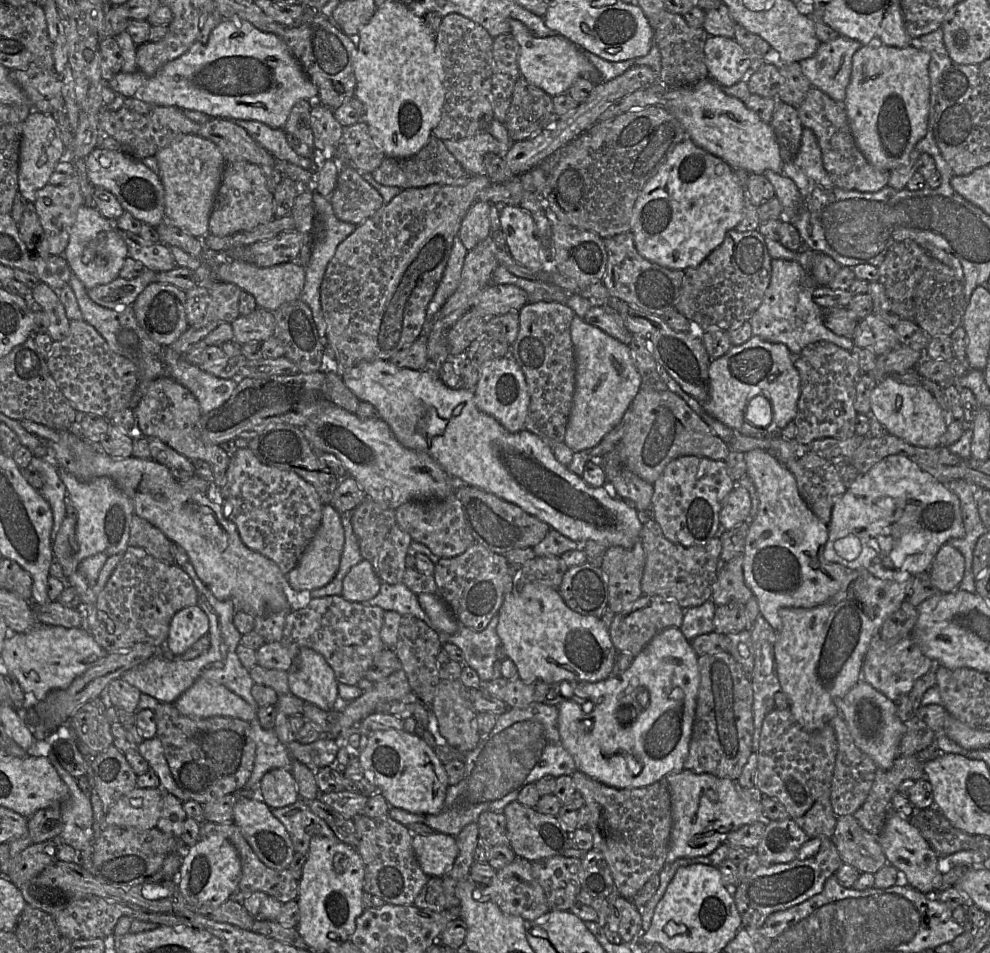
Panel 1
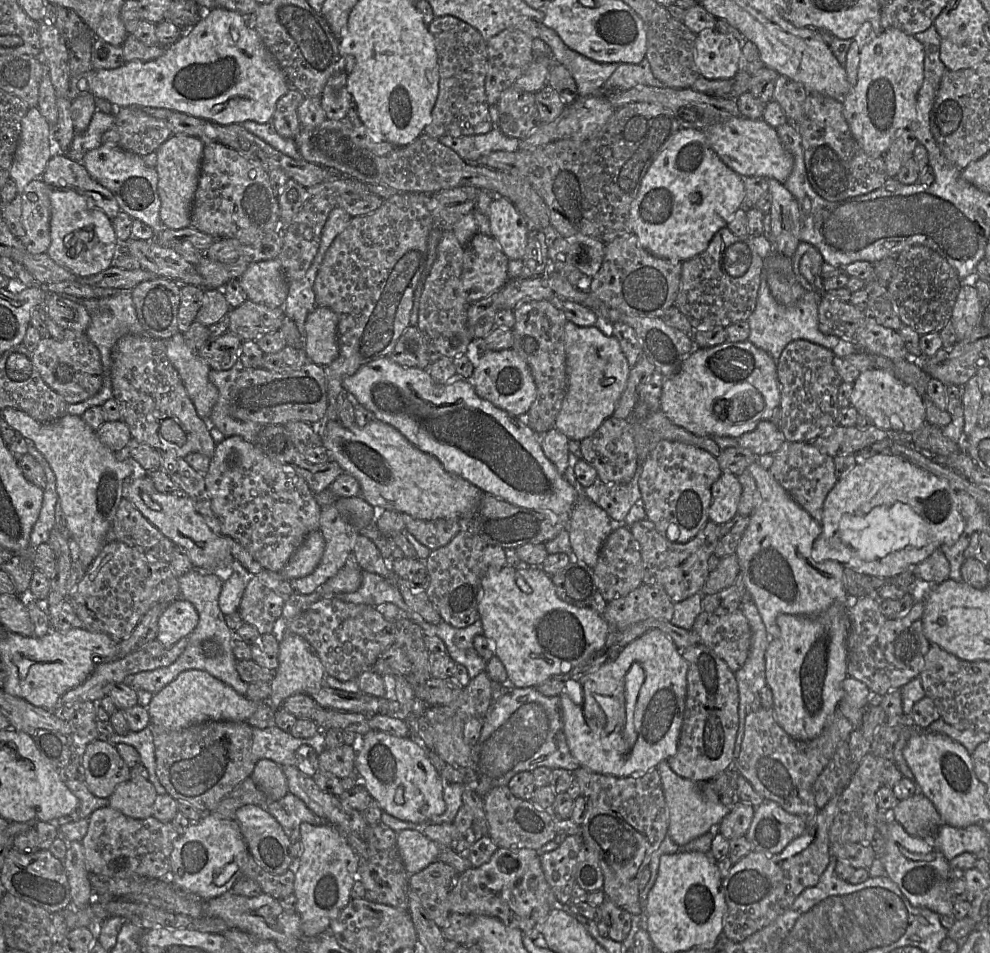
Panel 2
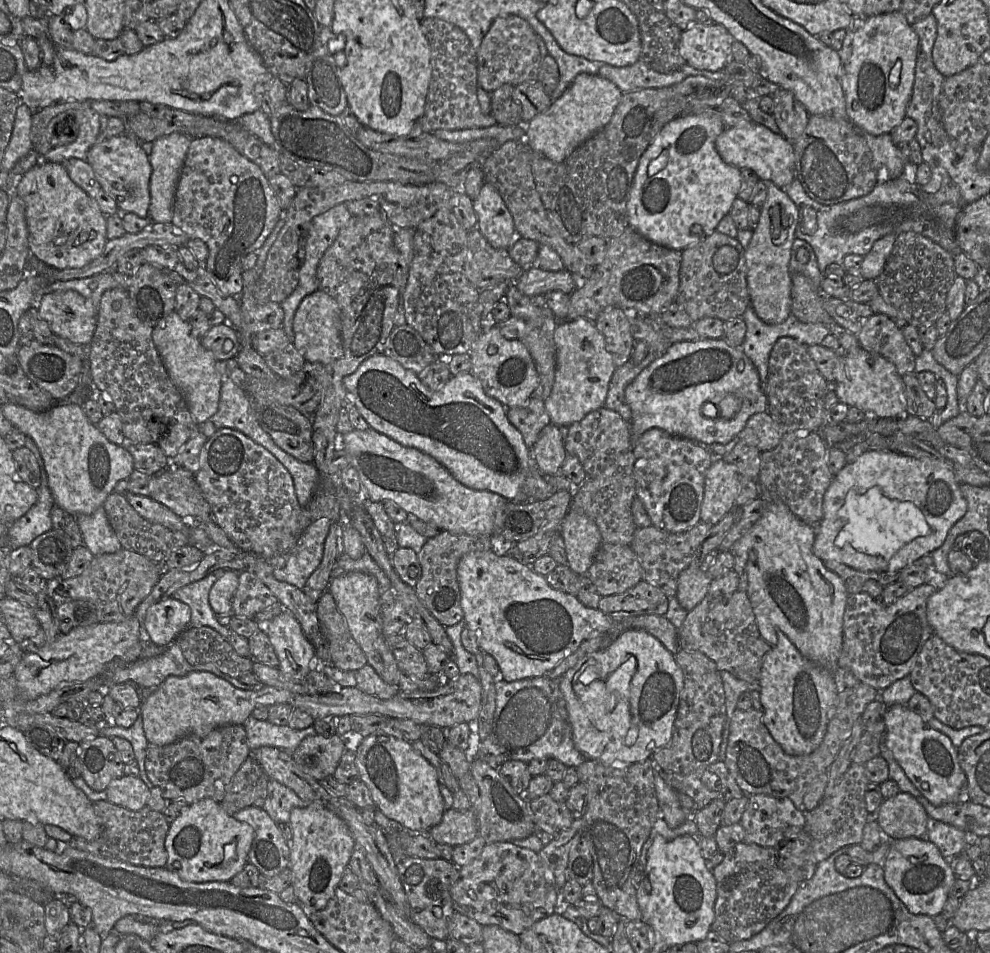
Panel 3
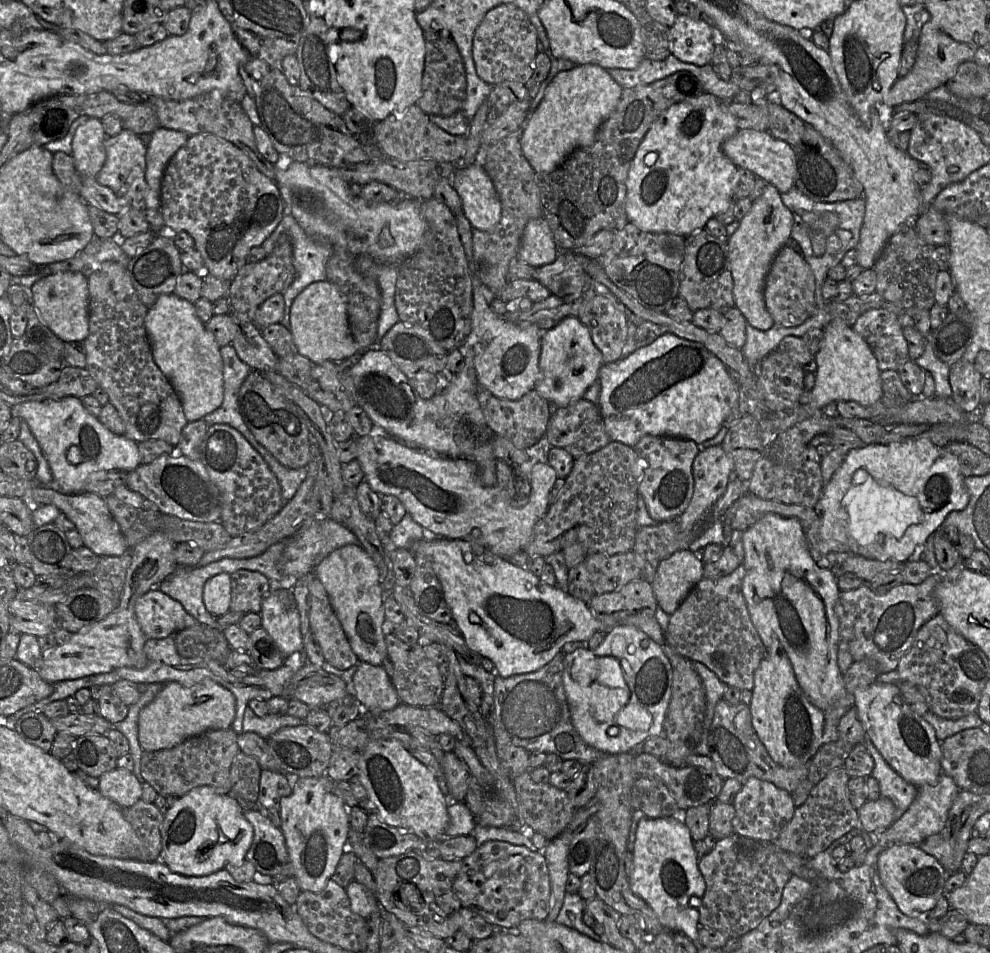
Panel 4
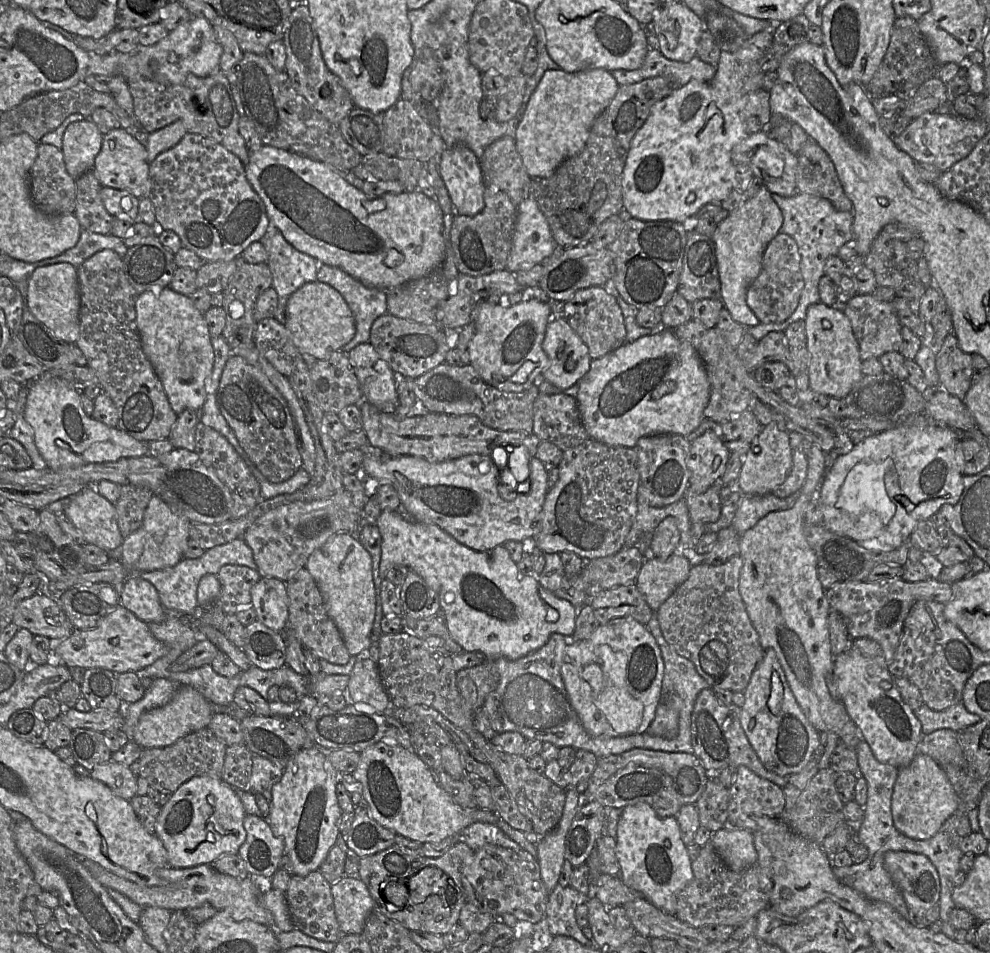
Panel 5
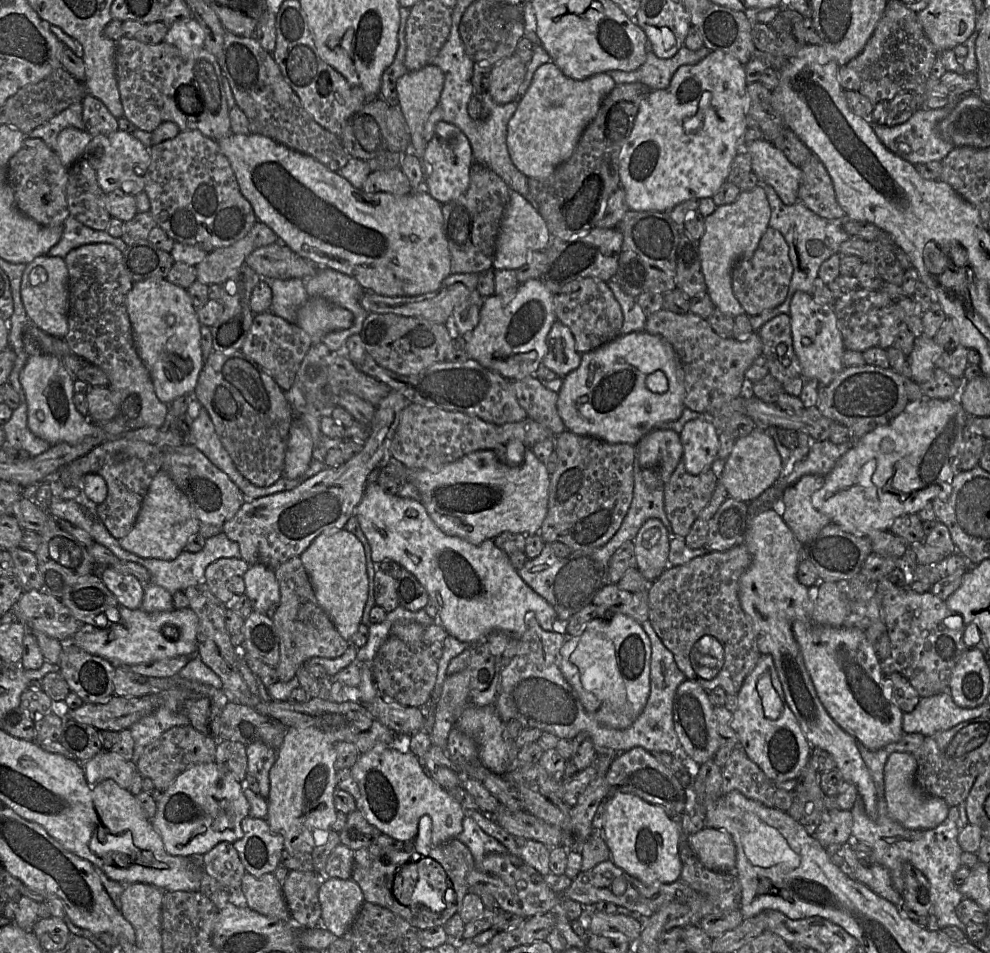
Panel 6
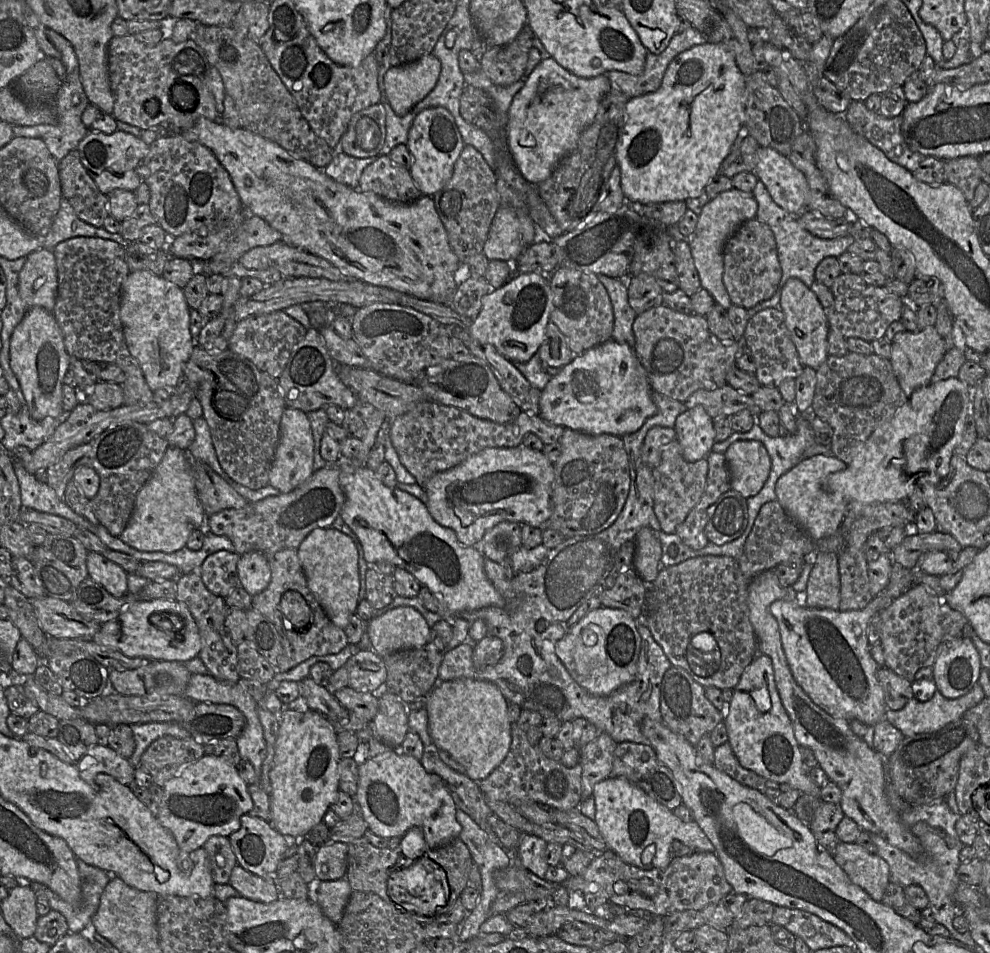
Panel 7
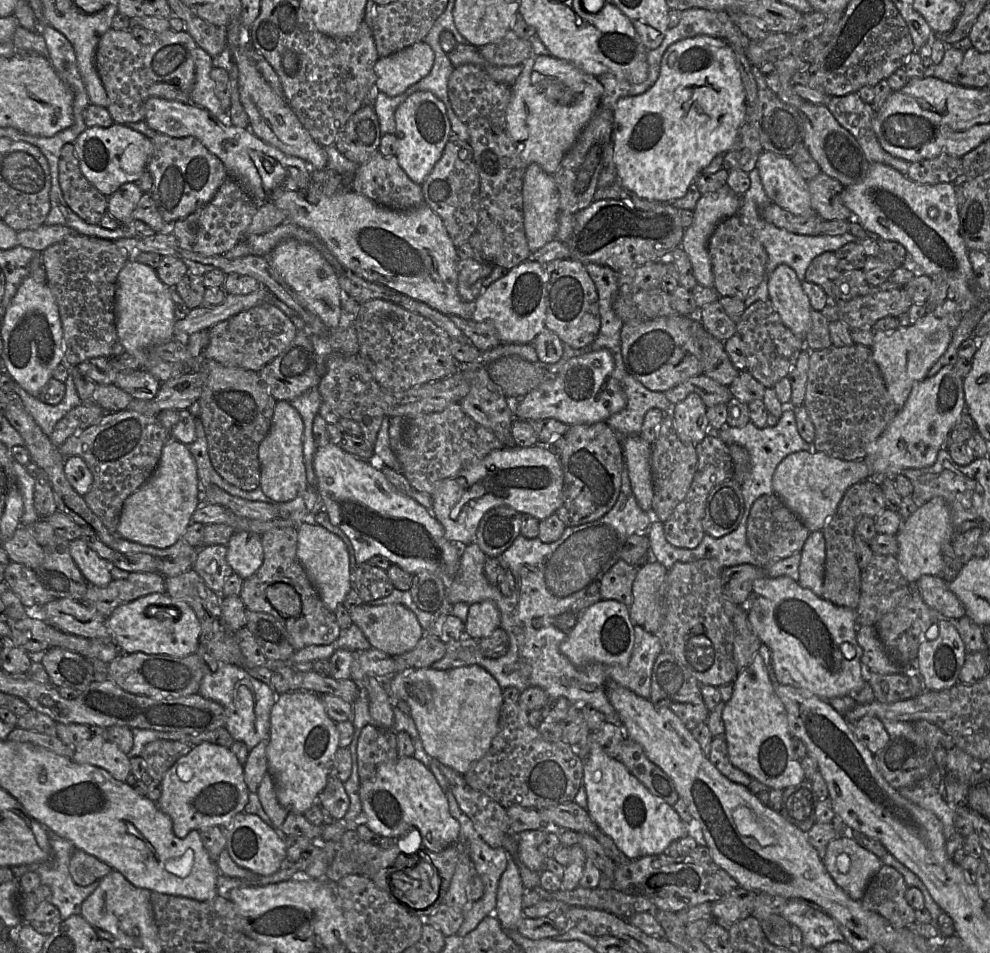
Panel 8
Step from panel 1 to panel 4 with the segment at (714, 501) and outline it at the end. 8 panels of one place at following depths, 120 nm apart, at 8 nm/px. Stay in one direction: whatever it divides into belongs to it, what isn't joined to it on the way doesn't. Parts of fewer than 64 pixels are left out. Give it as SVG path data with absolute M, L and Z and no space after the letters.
M646 435L633 449L639 465L638 495L644 499L650 517L657 523L676 520L694 492L693 461L700 452L698 445L688 439Z

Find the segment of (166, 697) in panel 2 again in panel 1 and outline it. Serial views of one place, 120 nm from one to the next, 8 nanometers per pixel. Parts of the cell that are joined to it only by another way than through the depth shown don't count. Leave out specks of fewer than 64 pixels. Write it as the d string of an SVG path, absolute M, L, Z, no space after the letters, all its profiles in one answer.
M205 679L196 680L174 705L181 714L192 718L222 716L251 722L257 715L256 710L240 696Z

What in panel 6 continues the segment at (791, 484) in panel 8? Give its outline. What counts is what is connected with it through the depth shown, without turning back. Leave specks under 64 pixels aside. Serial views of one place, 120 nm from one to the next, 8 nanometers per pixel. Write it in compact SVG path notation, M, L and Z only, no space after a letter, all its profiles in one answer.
M805 475L781 494L780 514L797 540L805 545L831 520L812 504L812 496L824 484L825 476Z

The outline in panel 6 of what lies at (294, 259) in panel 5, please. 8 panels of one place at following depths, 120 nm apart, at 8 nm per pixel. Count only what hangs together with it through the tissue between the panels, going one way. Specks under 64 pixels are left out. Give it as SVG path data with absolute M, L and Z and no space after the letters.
M262 277L262 280L272 291L270 312L289 323L296 324L298 312L308 299L303 279L280 280Z

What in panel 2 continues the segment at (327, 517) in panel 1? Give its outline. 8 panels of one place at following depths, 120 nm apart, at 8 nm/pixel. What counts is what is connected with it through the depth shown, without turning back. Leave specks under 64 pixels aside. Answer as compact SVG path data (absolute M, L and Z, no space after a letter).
M319 530L311 532L294 552L280 574L288 581L311 574L321 561L325 540Z

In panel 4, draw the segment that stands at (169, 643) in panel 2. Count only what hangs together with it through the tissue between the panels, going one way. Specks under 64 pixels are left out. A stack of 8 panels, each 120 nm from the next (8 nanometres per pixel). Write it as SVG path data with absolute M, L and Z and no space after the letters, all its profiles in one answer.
M152 588L135 603L135 616L147 638L163 639L198 621L183 606L157 588Z

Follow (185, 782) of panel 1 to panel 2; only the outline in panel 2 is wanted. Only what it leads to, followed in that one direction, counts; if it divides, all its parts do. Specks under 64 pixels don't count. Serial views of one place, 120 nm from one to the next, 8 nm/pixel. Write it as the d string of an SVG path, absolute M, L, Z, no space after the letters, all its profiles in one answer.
M208 721L175 731L153 723L149 726L153 733L159 781L171 797L191 803L202 813L212 812L224 797L253 774L258 760L253 755L252 726L248 722Z

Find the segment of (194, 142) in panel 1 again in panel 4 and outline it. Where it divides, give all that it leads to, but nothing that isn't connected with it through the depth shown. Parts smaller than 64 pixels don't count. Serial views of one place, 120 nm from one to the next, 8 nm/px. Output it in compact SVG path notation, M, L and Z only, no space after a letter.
M158 128L151 134L145 156L147 192L144 198L144 209L160 210L161 183L165 169L188 138L189 136L184 132L164 128Z

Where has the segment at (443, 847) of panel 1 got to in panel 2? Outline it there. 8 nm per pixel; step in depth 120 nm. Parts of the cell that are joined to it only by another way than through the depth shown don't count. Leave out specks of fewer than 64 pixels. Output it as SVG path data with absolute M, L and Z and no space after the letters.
M416 829L397 832L397 846L408 875L415 874L438 860L441 848Z

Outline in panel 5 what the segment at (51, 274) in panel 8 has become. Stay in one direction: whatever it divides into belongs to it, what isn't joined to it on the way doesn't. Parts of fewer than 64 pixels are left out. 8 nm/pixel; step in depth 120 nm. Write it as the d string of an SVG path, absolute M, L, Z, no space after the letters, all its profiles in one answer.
M112 250L95 253L77 268L80 292L80 334L75 345L83 352L90 367L118 412L118 428L133 438L150 442L169 439L177 415L170 406L164 387L145 356L136 323L135 304L139 294L124 273L123 258Z

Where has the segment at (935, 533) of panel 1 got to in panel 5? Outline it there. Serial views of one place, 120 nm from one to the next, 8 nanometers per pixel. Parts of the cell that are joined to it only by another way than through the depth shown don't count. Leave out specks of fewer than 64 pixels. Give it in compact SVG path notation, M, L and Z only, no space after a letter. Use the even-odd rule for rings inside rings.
M933 424L932 426L897 426L893 429L879 432L864 439L841 456L838 456L827 468L827 472L820 483L819 509L823 517L822 524L832 533L844 536L859 543L864 548L871 551L891 551L908 544L909 537L918 523L927 521L933 514L939 512L944 504L955 505L963 493L963 453L960 446L959 432L944 425ZM898 495L905 496L914 504L914 509L910 512L898 500Z

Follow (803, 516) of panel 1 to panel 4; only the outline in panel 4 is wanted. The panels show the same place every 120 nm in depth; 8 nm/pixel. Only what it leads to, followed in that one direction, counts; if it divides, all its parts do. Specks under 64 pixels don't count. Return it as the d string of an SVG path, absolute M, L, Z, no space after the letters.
M765 514L743 533L742 540L746 569L742 593L751 621L767 649L773 644L772 634L776 634L800 687L816 707L825 711L846 694L837 662L837 577L813 560L802 524L796 518Z

